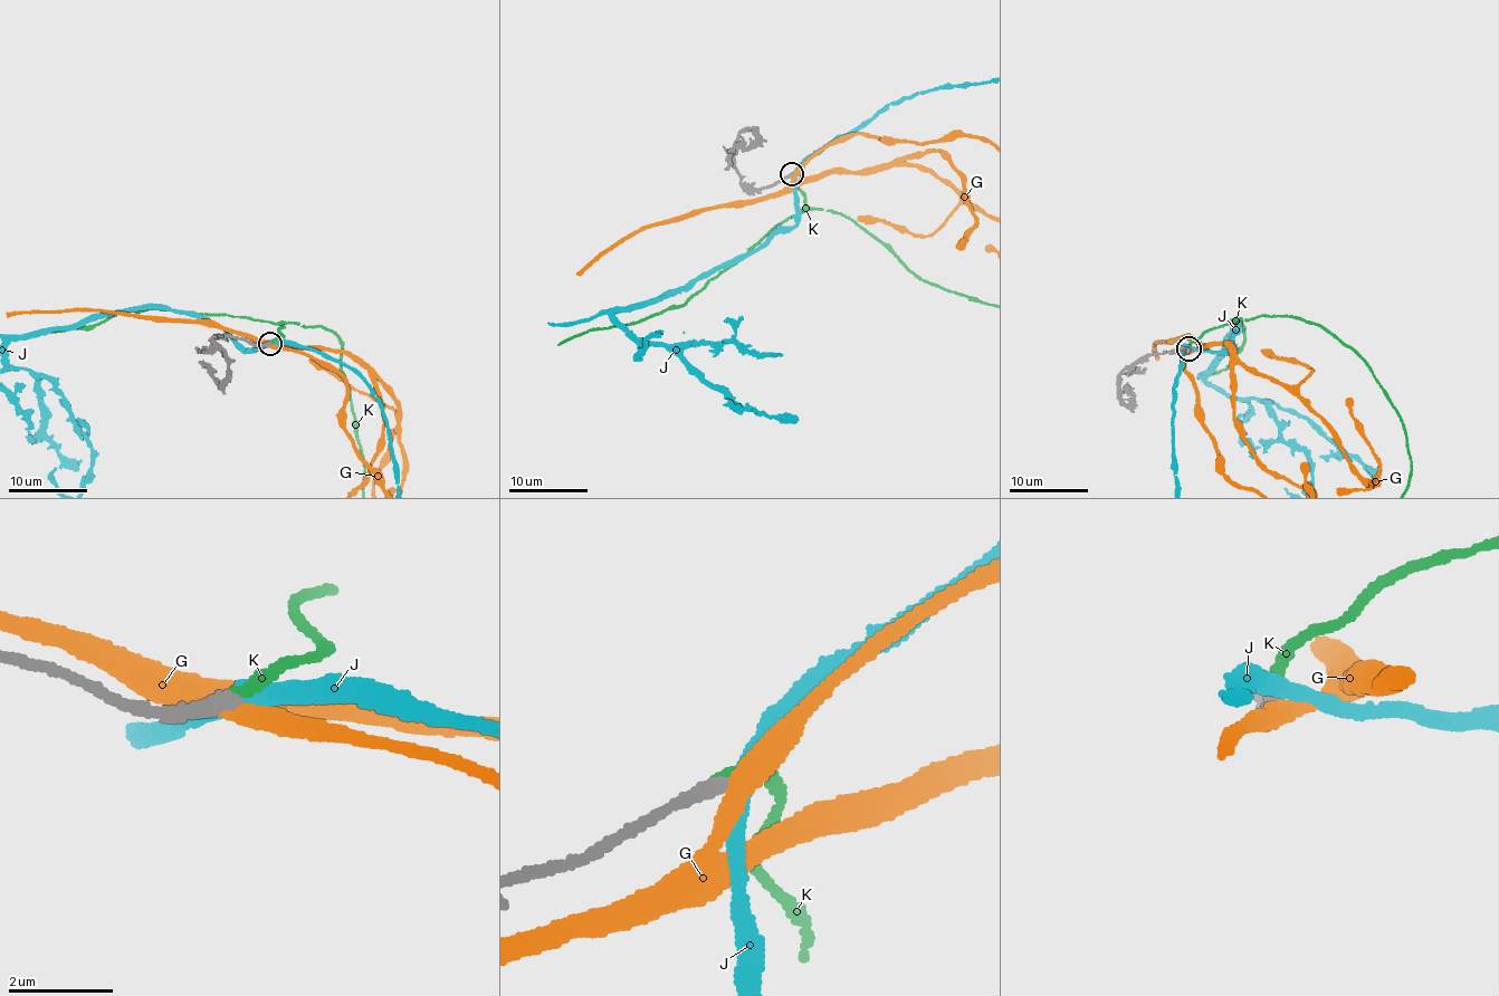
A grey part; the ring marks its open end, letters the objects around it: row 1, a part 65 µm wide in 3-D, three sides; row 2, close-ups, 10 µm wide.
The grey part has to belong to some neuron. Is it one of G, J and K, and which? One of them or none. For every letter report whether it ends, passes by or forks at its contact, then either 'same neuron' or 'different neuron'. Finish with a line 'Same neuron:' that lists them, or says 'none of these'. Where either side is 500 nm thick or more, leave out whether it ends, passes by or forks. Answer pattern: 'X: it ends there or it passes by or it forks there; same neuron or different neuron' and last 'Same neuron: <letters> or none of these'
G: it passes by; different neuron
J: it passes by; different neuron
K: it ends there; same neuron
Same neuron: K

